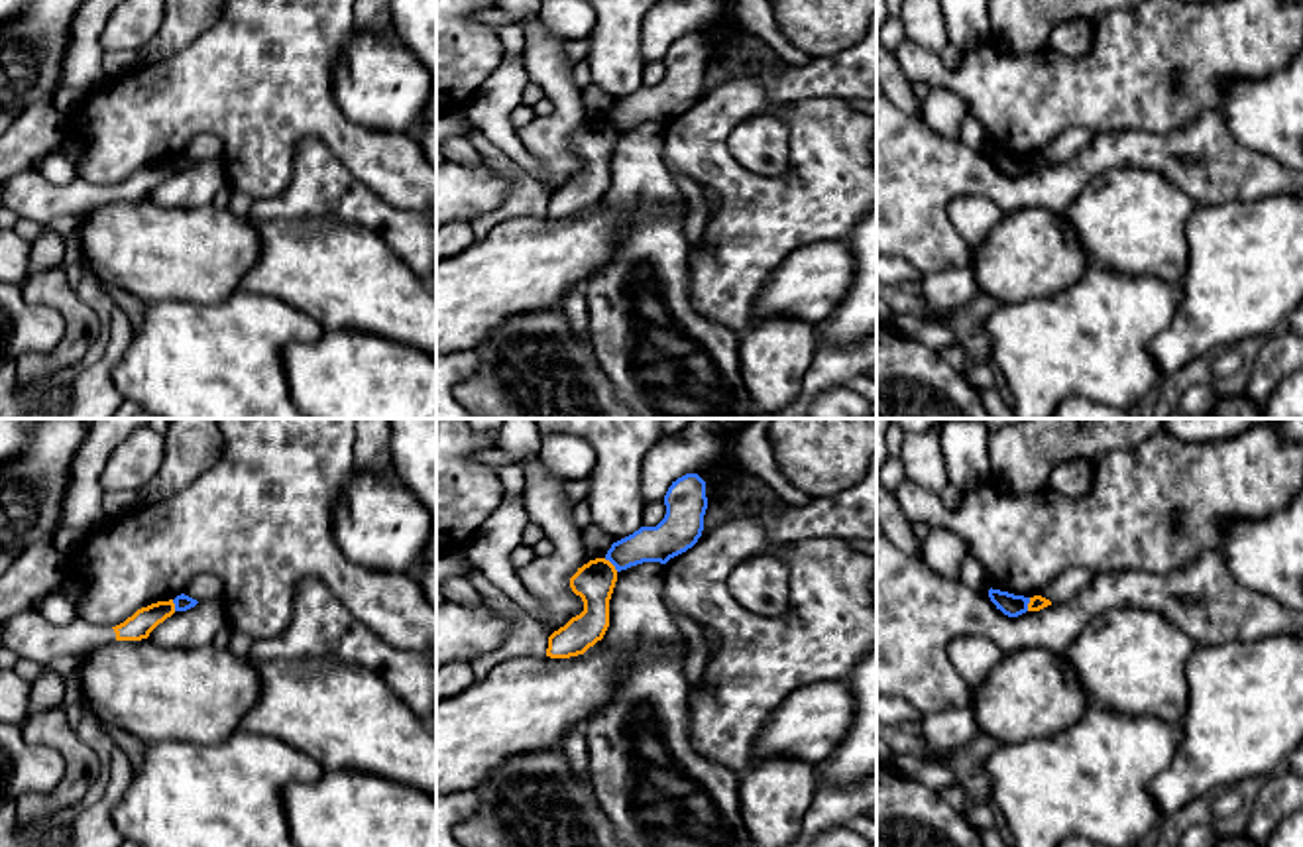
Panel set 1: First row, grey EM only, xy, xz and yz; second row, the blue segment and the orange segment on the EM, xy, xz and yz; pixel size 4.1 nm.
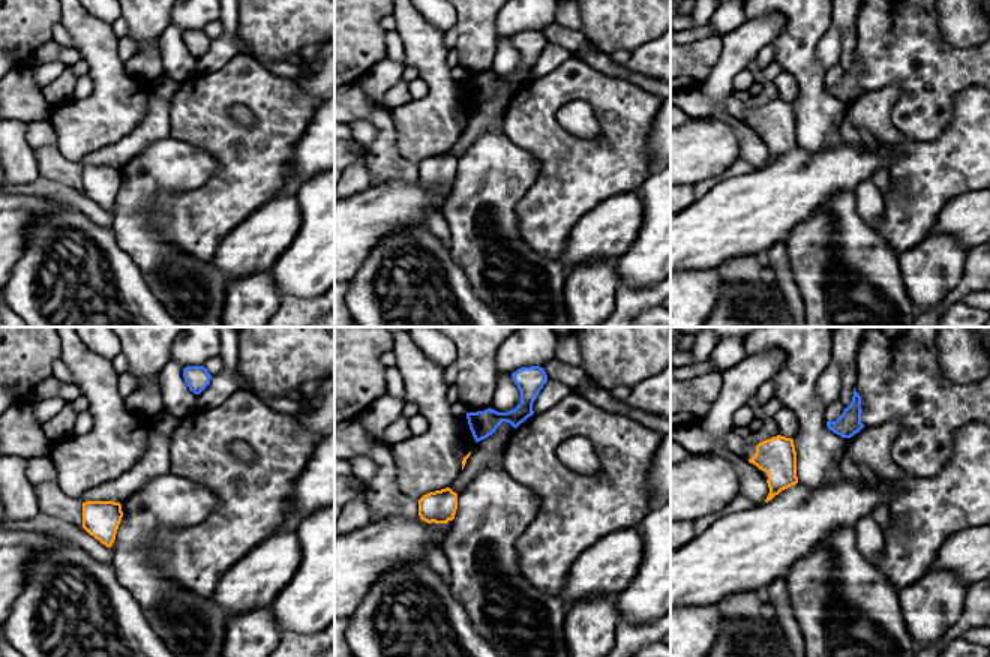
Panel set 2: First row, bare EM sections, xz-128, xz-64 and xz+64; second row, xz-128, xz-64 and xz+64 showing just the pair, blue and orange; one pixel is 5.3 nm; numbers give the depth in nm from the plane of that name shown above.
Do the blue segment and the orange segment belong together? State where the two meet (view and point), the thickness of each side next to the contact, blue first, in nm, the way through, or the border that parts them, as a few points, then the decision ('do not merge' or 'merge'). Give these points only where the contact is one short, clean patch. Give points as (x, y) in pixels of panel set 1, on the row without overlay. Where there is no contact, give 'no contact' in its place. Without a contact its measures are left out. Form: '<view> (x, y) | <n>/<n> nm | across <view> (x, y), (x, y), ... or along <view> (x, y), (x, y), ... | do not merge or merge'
xz (612, 122) | 150/170 nm | along xz (604, 118), (618, 130) | do not merge

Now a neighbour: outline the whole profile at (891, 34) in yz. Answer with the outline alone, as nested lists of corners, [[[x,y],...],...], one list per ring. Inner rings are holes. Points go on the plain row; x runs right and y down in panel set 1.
[[[888,16],[882,26],[878,26],[878,45],[888,51],[896,51],[898,45],[906,39],[904,26],[900,18]]]

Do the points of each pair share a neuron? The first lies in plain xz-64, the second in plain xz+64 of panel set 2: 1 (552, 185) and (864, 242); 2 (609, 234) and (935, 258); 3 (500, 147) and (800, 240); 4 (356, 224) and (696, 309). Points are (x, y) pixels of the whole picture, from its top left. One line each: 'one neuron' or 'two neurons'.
1: two neurons
2: two neurons
3: one neuron
4: two neurons

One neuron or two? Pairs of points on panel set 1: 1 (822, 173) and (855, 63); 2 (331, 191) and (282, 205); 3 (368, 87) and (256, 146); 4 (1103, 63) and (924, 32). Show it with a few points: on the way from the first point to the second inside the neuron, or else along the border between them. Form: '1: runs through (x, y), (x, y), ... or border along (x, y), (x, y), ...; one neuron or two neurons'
1: border along (846, 99), (800, 101); two neurons
2: runs through (319, 191), (293, 203); one neuron
3: border along (339, 57), (337, 105), (378, 128); two neurons
4: border along (906, 38), (936, 56); two neurons

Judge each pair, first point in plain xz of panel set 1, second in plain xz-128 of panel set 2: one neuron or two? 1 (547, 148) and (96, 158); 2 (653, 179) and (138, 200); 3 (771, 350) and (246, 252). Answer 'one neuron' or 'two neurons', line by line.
1: two neurons
2: one neuron
3: two neurons

